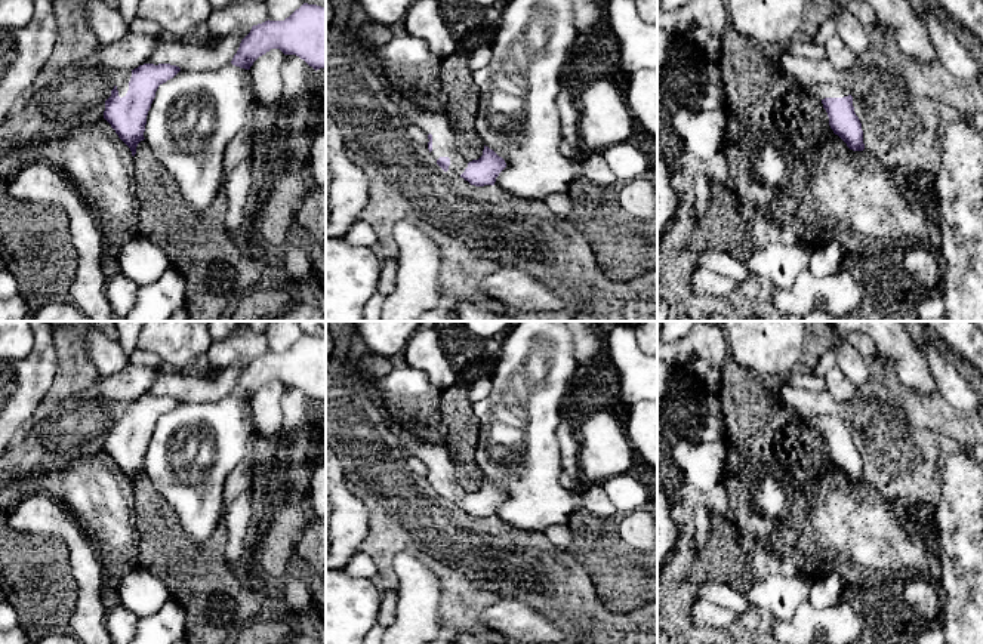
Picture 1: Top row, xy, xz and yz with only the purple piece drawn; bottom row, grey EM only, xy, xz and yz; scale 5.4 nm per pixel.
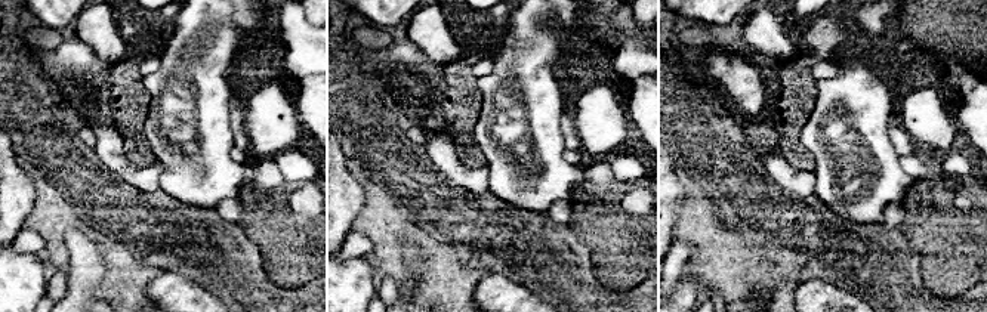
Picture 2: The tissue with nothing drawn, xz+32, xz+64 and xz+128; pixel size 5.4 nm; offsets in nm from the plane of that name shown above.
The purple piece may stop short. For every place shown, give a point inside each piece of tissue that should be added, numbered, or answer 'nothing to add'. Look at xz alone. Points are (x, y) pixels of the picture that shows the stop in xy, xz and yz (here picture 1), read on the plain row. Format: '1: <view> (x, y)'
1: xz (438, 456)

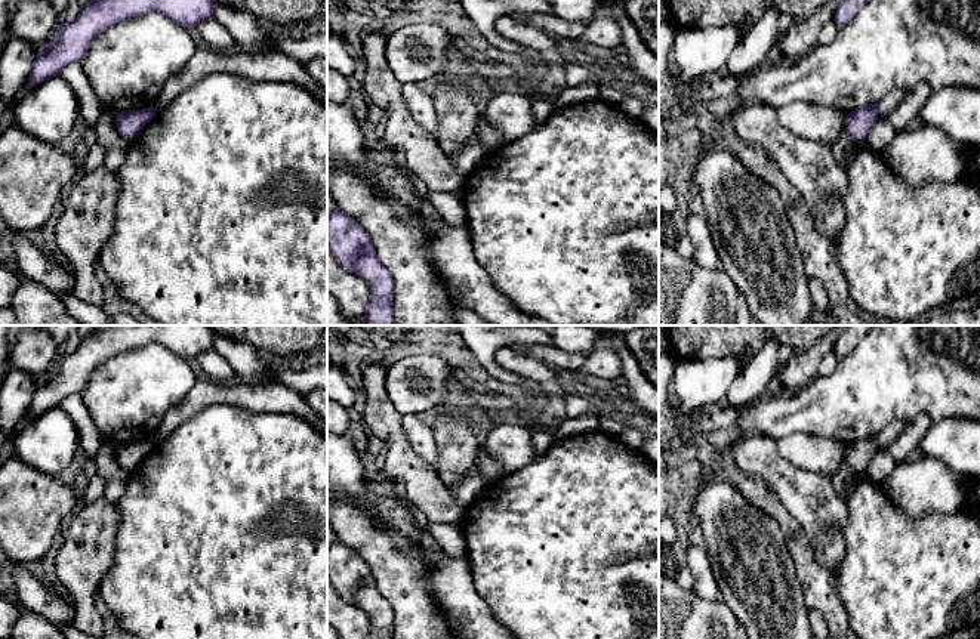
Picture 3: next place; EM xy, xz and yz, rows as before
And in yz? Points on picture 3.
nothing to add

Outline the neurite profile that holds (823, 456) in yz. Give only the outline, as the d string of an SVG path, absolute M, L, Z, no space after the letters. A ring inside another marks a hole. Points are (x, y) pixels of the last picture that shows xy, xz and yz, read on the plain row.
M793 433L776 439L777 451L793 466L830 478L839 467L845 445L832 439Z

